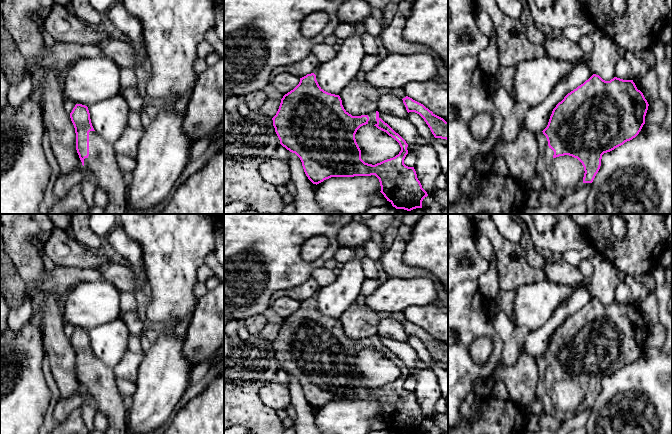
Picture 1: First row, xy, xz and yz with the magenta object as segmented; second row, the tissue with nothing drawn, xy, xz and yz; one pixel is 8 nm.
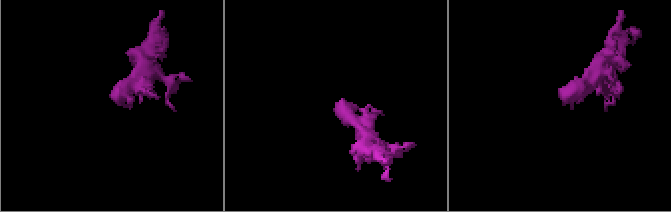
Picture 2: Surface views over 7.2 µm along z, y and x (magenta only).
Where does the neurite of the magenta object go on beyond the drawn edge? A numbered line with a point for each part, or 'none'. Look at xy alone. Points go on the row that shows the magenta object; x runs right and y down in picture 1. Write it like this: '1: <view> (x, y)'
1: xy (101, 163)

